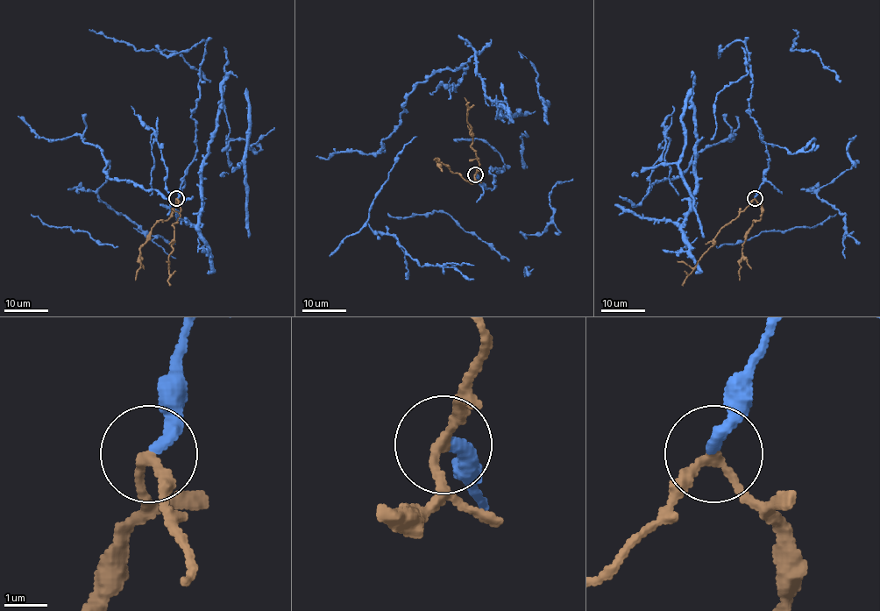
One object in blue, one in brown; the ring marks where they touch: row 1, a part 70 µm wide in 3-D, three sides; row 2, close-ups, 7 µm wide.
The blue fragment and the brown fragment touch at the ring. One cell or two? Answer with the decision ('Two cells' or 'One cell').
Two cells

